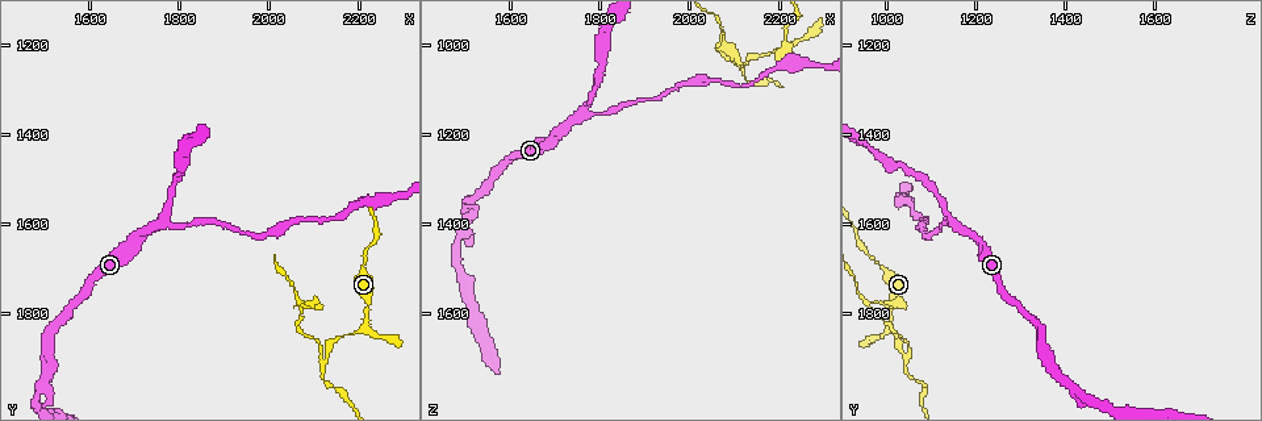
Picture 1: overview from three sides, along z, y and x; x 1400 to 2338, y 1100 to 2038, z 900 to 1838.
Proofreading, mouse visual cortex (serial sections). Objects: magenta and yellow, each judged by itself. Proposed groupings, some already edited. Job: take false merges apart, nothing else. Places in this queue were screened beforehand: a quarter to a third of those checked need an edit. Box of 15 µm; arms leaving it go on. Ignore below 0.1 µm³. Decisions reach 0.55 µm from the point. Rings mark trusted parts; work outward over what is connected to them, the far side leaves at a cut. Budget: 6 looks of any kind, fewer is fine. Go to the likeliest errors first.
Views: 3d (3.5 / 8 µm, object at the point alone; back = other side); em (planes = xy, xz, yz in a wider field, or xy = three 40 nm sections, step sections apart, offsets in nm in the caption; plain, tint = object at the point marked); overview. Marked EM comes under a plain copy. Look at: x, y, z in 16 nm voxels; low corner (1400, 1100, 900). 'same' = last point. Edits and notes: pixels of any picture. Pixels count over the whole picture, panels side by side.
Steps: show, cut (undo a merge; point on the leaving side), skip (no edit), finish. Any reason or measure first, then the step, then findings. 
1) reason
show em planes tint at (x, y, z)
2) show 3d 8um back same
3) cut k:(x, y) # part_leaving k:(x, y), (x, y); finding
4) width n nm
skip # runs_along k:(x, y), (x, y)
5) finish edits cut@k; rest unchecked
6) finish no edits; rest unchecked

abrupt turn
show 3d 3.5um at (2125, 1880, 1040)

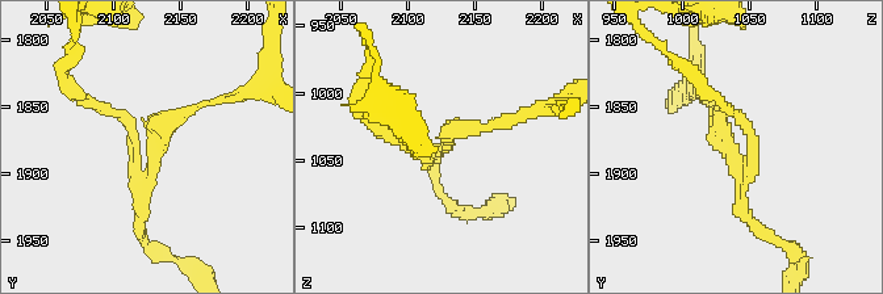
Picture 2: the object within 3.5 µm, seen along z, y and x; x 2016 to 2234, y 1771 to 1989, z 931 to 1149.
arms 3; arm_widths 100, 150, 150 nm
show em xy step 3 tint at (2132, 1884, 1036)

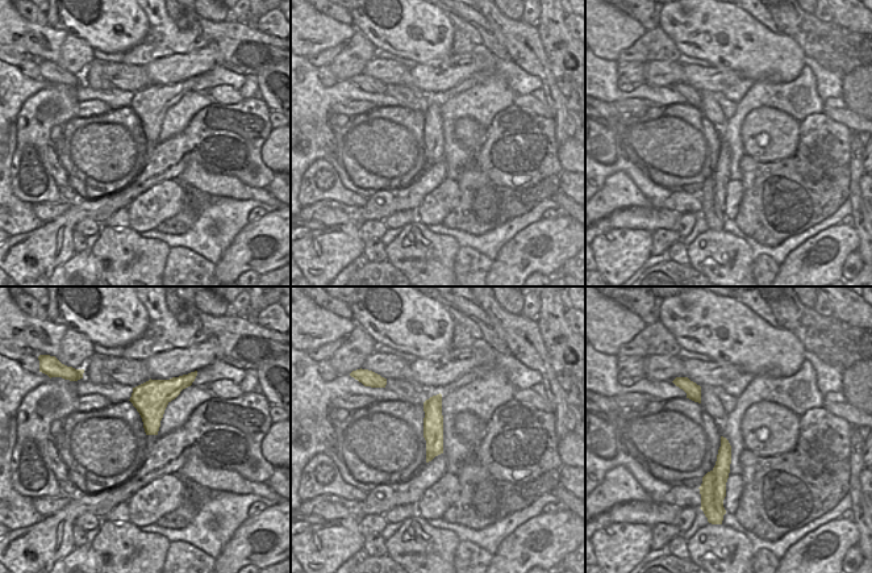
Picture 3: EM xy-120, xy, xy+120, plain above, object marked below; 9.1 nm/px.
cut it another way
show em planes tint same

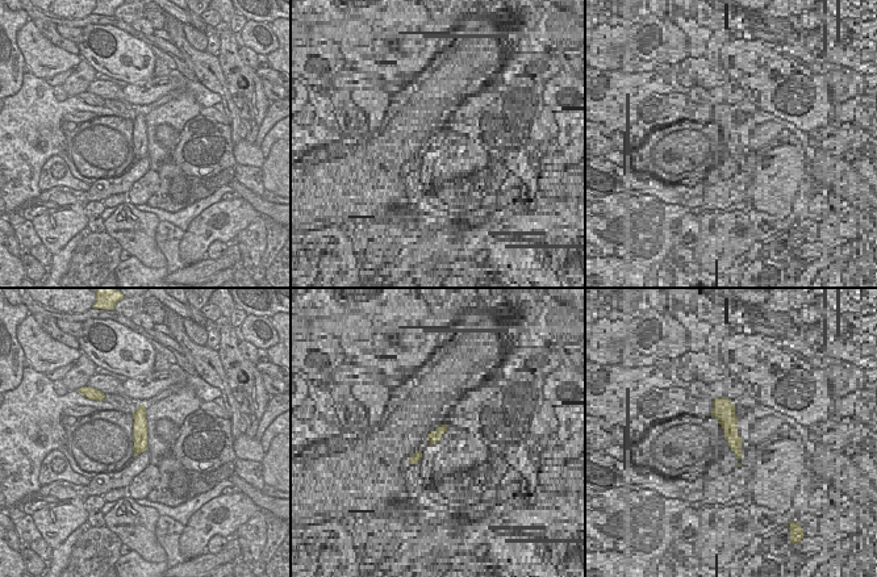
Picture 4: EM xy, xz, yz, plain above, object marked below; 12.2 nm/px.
cut 2:(490, 211) # part_leaving 2:(436, 155), (429, 162), (355, 108); two cells meet here

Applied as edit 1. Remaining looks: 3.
redraw
show overview

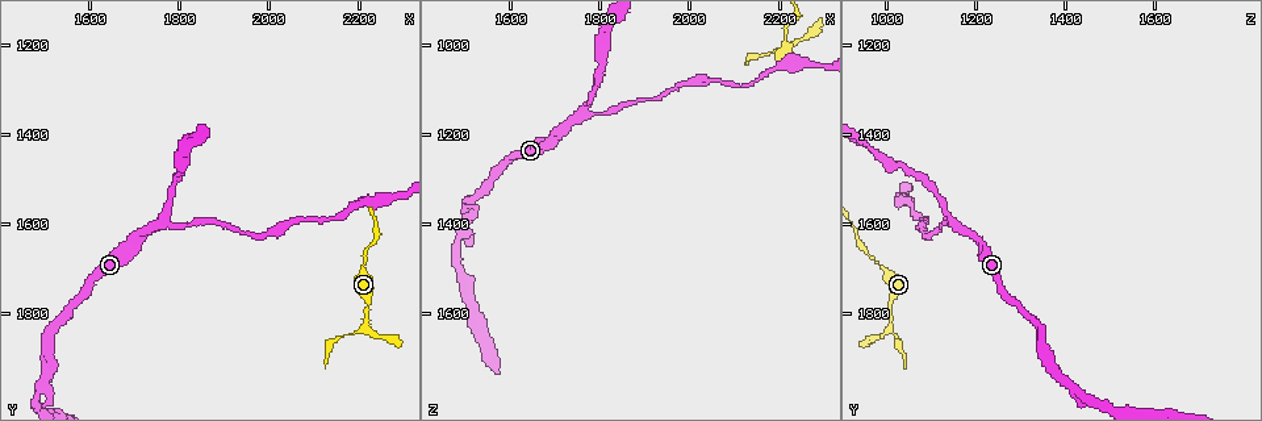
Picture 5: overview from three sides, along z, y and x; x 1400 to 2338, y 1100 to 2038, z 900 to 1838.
show 3d 3.5um at (1760, 1600, 1150)

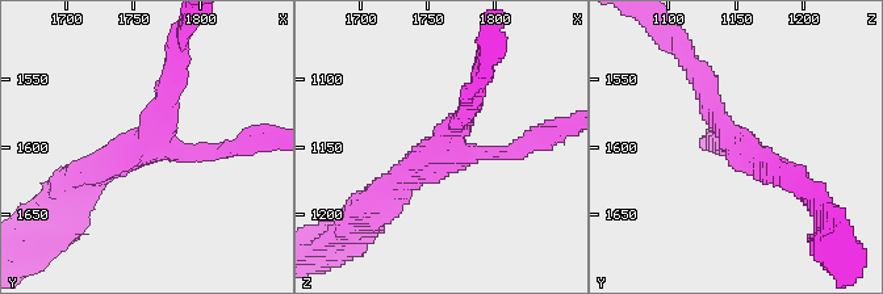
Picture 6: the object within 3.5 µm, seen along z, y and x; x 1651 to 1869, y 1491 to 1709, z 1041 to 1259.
need the tissue
show em planes tint at (1760, 1600, 1152)

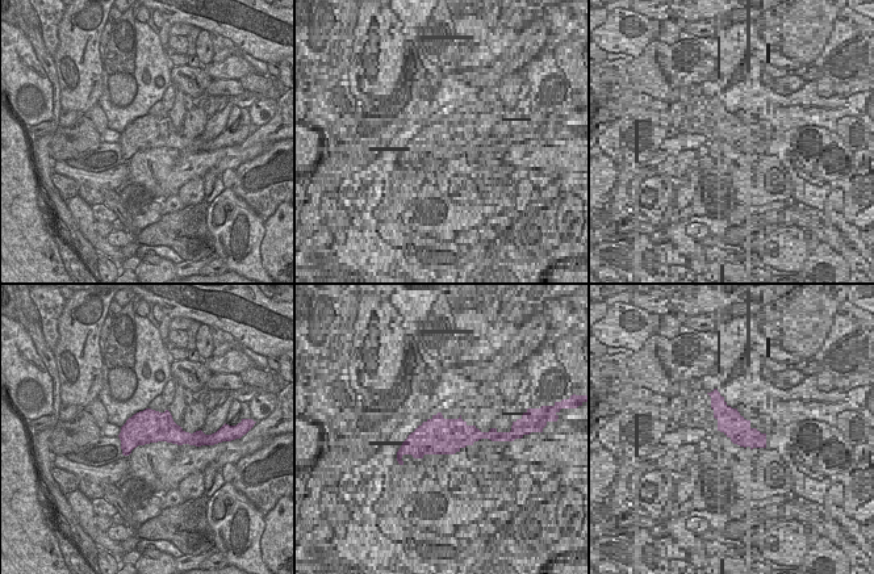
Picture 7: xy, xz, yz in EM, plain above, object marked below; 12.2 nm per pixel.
width 420 nm
skip # runs_along 6:(371, 202), (431, 151), (528, 145); continuous, no second cell

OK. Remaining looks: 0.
finish edits cut@2; rest unchecked

